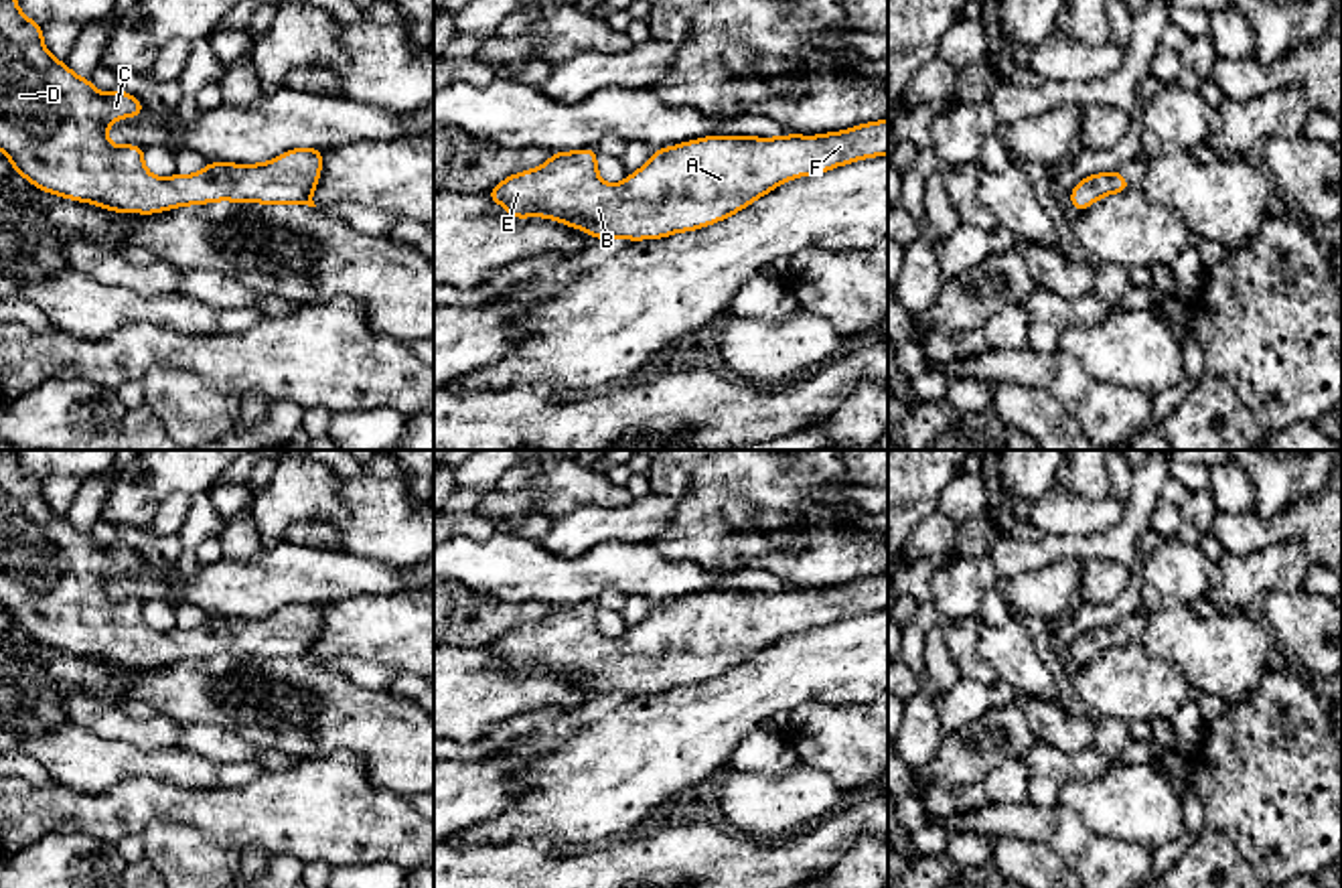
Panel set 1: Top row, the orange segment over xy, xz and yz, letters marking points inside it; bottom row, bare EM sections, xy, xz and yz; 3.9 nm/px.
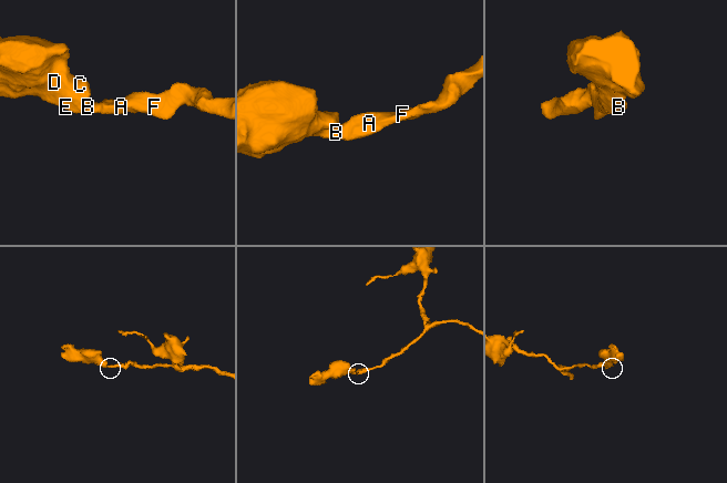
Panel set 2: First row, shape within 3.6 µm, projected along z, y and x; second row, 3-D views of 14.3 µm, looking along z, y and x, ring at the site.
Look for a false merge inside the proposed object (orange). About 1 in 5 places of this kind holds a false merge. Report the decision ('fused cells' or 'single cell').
single cell

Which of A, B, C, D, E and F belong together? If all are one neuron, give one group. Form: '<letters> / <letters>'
A B C D E F

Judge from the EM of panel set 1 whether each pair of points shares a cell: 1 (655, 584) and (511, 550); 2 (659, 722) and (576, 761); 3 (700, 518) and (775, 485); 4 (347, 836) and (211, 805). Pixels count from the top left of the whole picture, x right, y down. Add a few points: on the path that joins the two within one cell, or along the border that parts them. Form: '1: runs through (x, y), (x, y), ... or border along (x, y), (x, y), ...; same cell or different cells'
1: runs through (619, 572), (548, 572); same cell
2: runs through (639, 743), (621, 761), (597, 761); same cell
3: runs through (716, 499), (730, 485), (757, 485); same cell
4: runs through (313, 814), (246, 814); same cell

